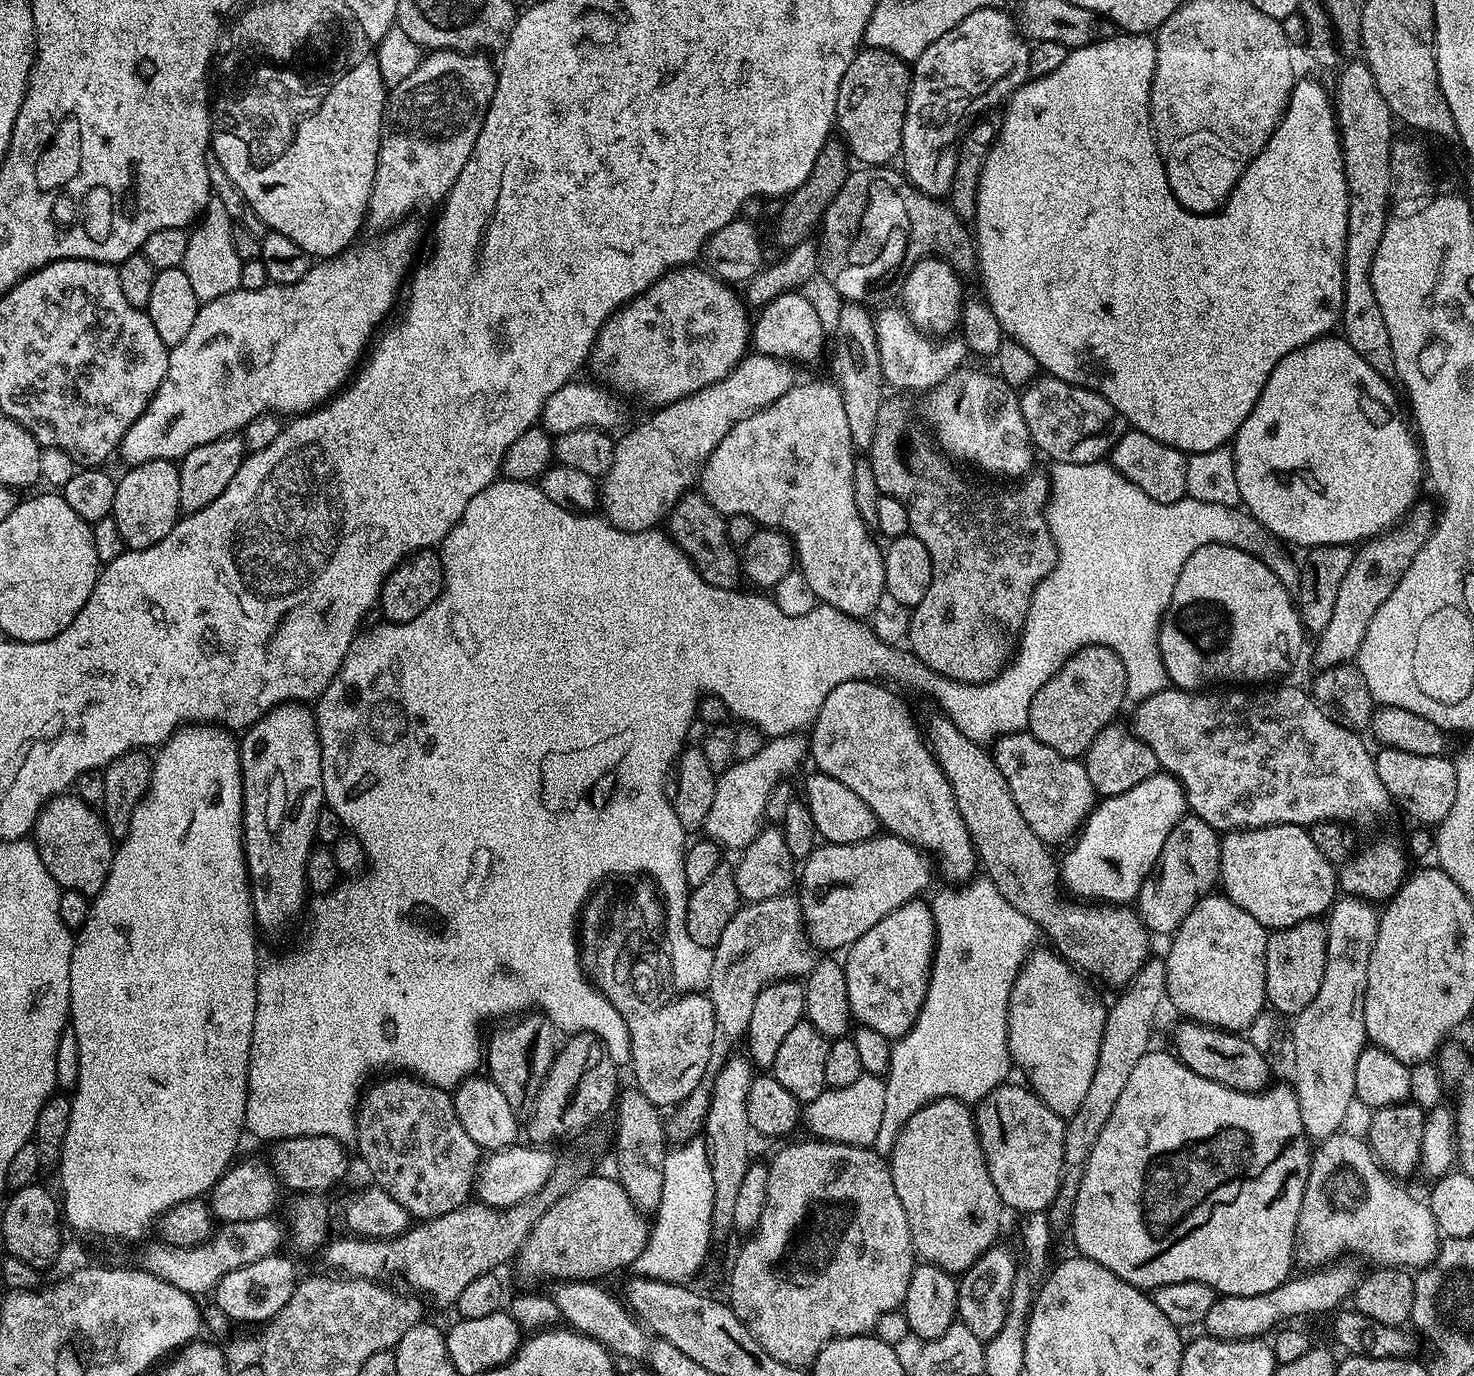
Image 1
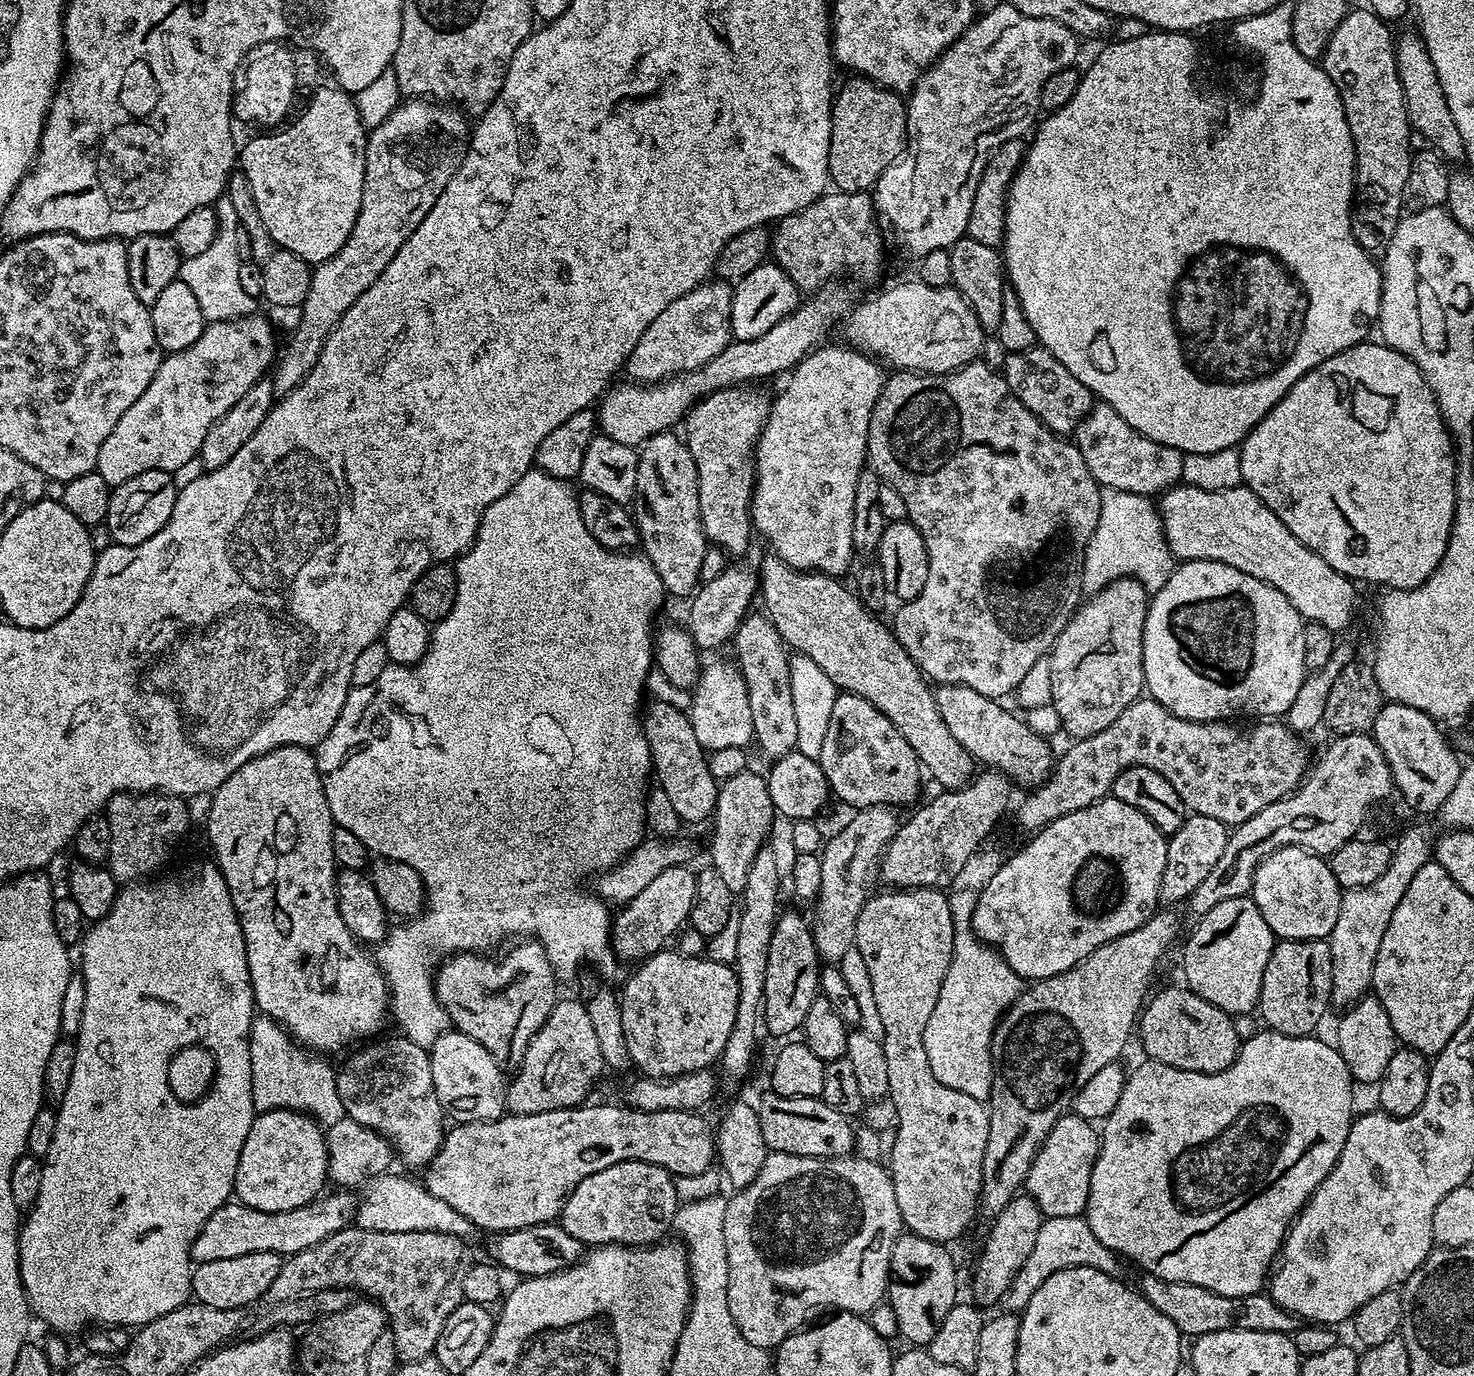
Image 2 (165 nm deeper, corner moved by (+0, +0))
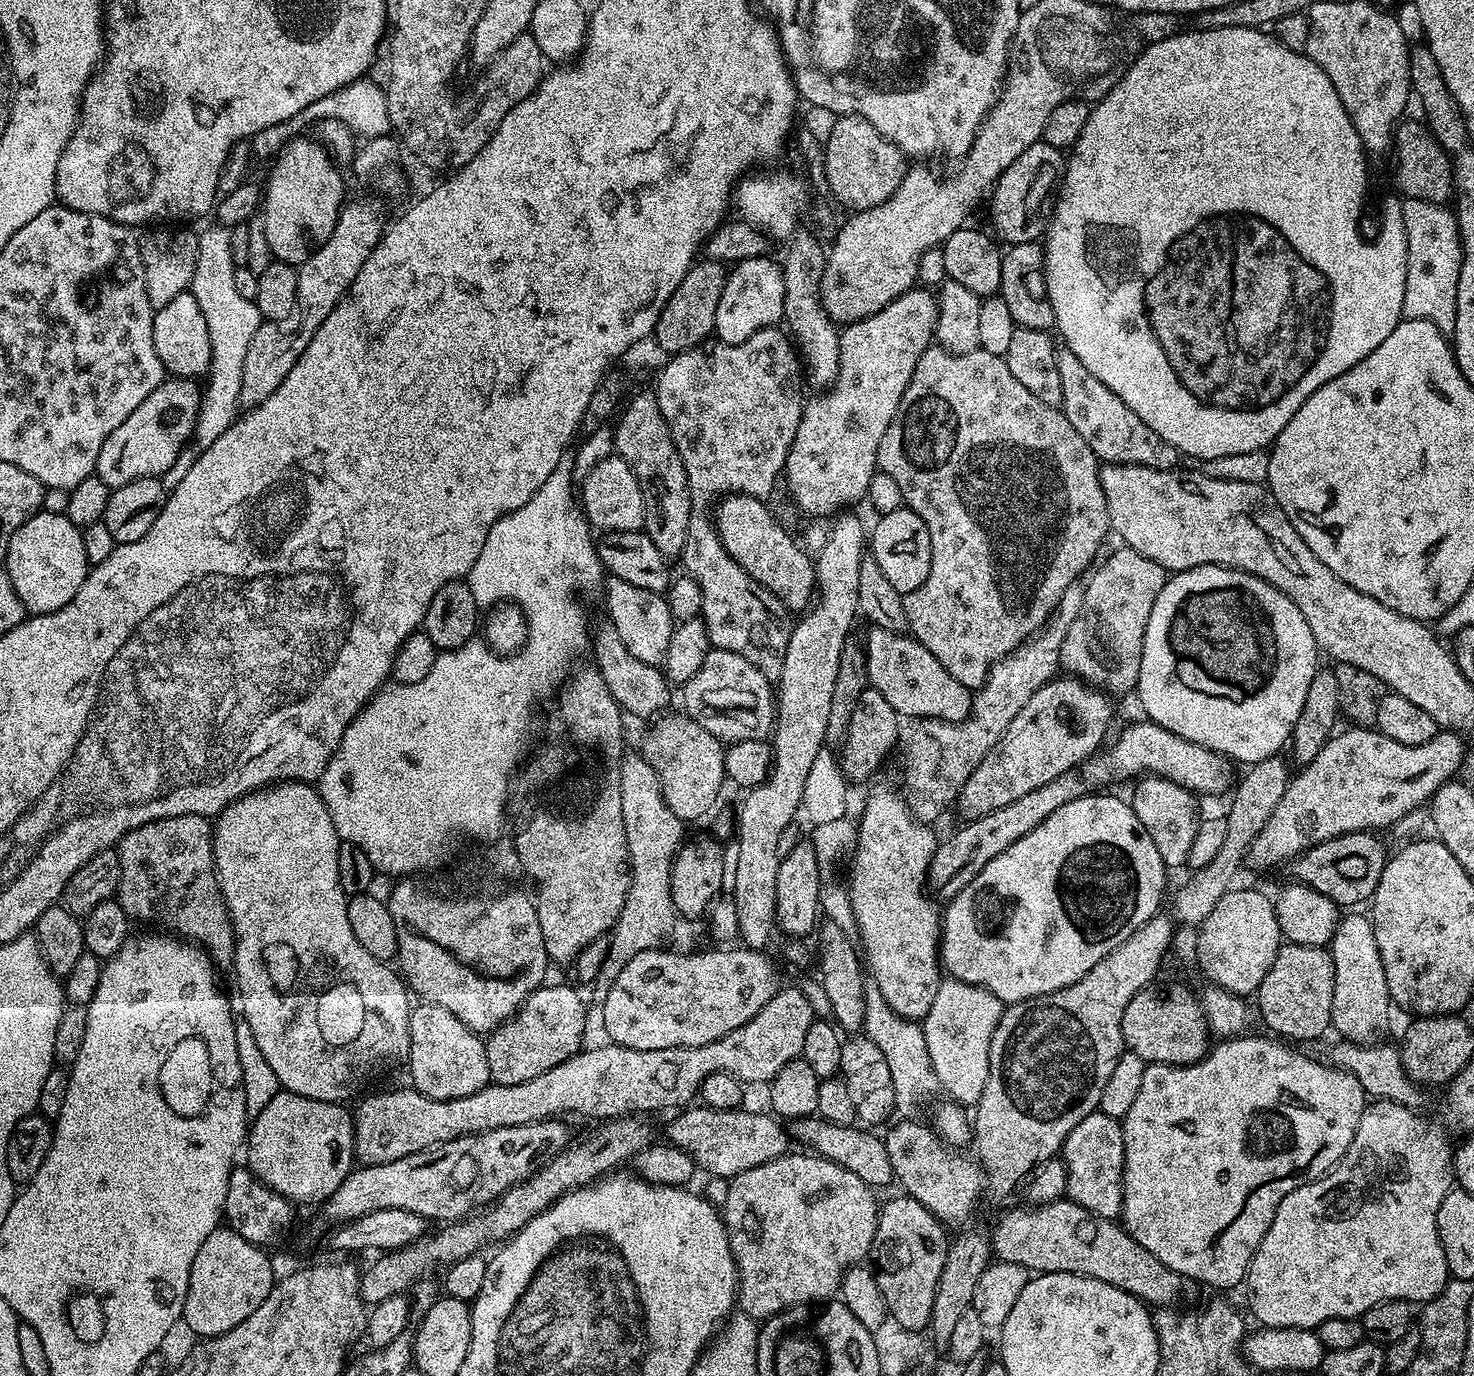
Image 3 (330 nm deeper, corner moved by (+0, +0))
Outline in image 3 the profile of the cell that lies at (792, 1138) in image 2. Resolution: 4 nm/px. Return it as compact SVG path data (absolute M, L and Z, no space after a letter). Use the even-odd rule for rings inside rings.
M804 1116L802 1119L791 1121L788 1128L789 1135L804 1144L809 1144L811 1151L824 1159L832 1160L866 1182L871 1188L886 1186L893 1183L895 1176L890 1165L890 1156L886 1153L886 1146L881 1137L874 1136L873 1131L865 1130L855 1125L840 1125L830 1123L819 1116Z

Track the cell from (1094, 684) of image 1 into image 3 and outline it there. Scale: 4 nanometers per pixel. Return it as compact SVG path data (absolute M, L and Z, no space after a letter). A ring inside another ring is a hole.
M1120 546L1117 552L1106 556L1103 557L1104 565L1087 577L1082 610L1078 618L1070 622L1062 642L1060 668L1068 671L1065 673L1069 677L1117 698L1127 692L1135 693L1142 666L1146 622L1150 622L1150 610L1154 610L1158 594L1162 594L1166 570L1127 546Z

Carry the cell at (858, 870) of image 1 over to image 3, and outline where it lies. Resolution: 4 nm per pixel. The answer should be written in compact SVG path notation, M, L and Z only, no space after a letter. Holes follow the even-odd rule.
M1060 679L1049 680L1033 694L1030 702L1018 710L1006 734L998 738L986 758L978 762L974 774L966 778L958 801L958 808L965 812L965 817L985 816L1002 806L1010 806L1010 802L1022 798L1022 794L1030 794L1030 790L1054 782L1058 774L1079 768L1088 757L1101 751L1112 720L1113 701L1082 680Z

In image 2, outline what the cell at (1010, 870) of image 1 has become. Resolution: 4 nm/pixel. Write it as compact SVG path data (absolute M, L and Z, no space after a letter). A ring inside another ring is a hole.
M768 554L758 567L763 611L785 645L793 653L810 658L840 692L858 694L870 706L882 710L894 722L898 734L910 742L910 750L916 752L927 775L929 772L941 789L965 787L978 764L942 722L933 685L914 658L906 654L891 627L869 612L849 585L847 588L840 583L844 582L821 572L797 572L775 554Z

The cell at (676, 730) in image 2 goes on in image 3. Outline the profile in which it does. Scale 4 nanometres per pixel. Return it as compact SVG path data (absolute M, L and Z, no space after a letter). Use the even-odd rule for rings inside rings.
M602 620L597 627L596 625L593 627L590 648L592 654L596 656L594 662L597 671L603 674L603 681L606 682L611 696L627 715L632 714L640 718L652 715L655 717L667 709L665 707L670 702L670 690L672 690L667 677L657 665L641 662L626 650L612 621Z

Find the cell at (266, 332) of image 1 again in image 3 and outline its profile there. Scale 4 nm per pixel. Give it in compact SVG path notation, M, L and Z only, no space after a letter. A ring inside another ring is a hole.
M165 378L154 394L150 394L150 398L146 398L146 402L142 402L142 406L138 406L122 426L118 426L106 442L102 442L95 475L106 482L109 490L126 486L138 478L163 477L164 472L174 466L174 458L178 458L196 429L201 395L201 385L195 379Z

